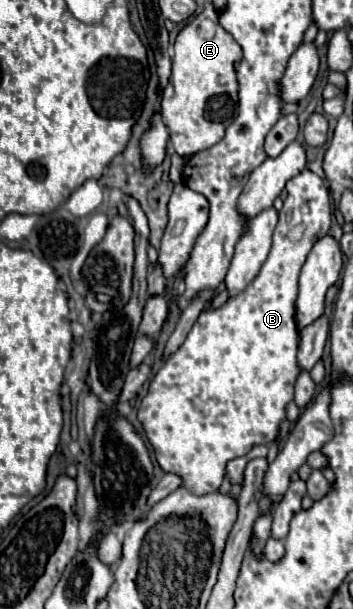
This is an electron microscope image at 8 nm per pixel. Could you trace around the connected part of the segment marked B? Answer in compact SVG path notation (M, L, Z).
M310 169L292 177L286 183L286 191L288 195L284 199L284 209L280 211L280 223L274 231L270 255L256 279L242 293L230 297L222 307L200 313L186 341L164 361L152 379L148 395L138 409L138 419L156 451L160 467L166 473L180 475L184 487L192 489L192 493L218 491L228 461L244 457L256 445L270 445L278 433L280 421L286 417L286 405L294 399L294 383L300 373L296 363L298 335L294 321L298 275L314 243L330 233L332 201L324 179Z

